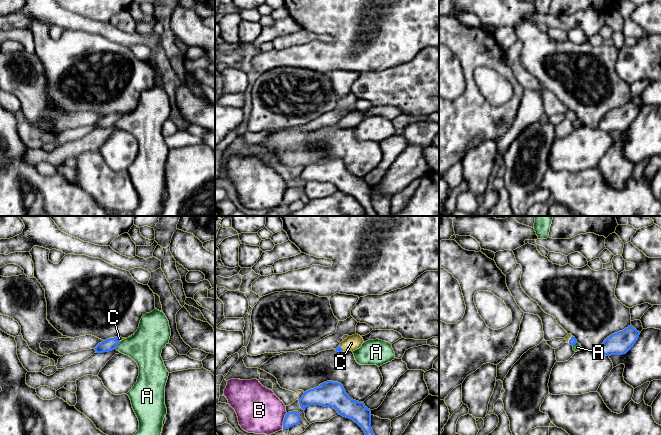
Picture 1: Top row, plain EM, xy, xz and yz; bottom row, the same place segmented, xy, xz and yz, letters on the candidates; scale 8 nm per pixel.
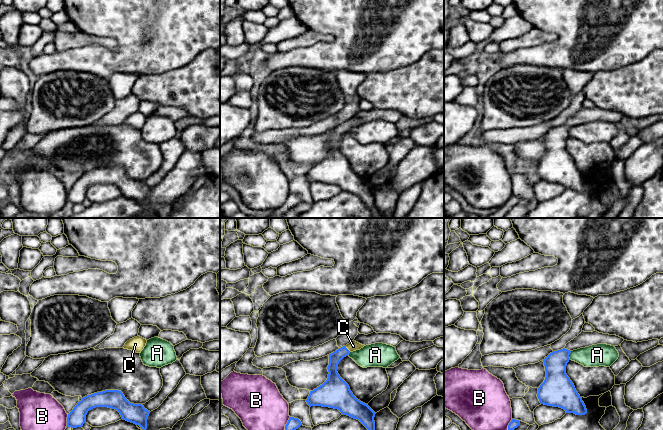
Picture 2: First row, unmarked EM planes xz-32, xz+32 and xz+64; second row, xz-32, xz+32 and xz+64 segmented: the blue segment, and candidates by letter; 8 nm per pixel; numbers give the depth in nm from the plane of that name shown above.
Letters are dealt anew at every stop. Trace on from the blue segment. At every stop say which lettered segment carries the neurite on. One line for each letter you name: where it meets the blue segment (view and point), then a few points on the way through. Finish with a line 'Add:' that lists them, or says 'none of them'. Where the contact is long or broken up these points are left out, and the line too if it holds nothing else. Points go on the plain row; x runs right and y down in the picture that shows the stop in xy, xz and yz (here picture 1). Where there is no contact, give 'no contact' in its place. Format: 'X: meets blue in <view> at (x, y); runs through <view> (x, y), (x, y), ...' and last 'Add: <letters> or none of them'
C: meets blue in yz at (570, 115); runs through yz (572, 117), (570, 115), (568, 113)
Add: C

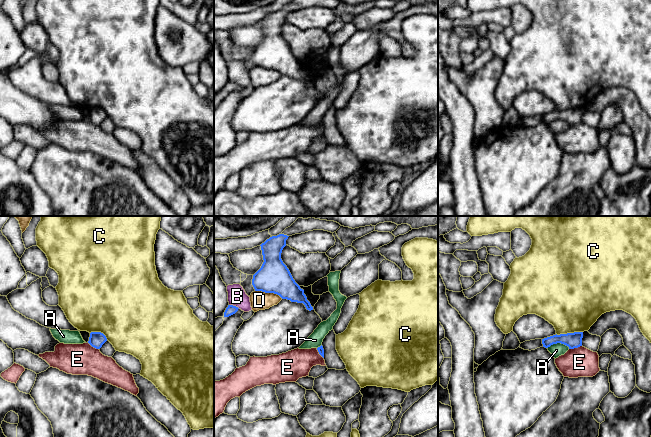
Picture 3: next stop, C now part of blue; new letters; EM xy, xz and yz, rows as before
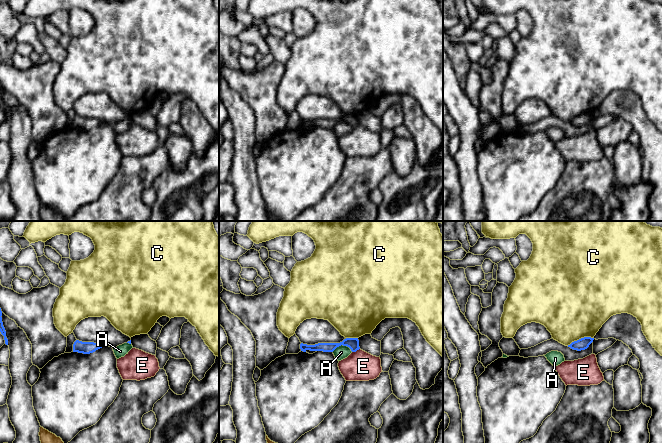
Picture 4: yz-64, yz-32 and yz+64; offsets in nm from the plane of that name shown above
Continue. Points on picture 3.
Add: none of them

